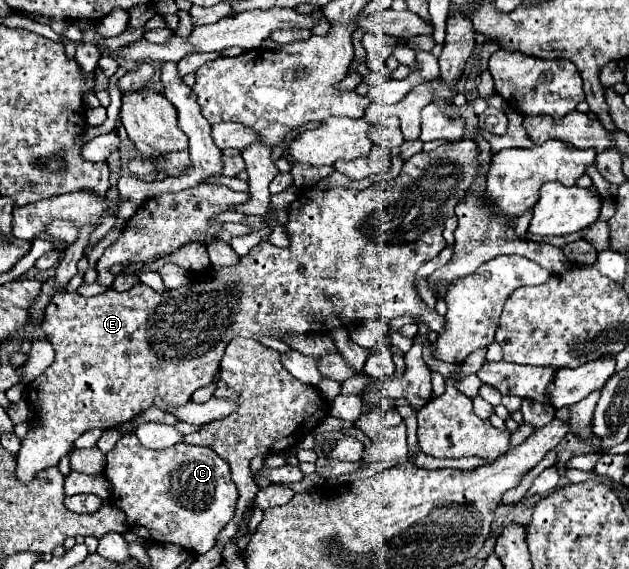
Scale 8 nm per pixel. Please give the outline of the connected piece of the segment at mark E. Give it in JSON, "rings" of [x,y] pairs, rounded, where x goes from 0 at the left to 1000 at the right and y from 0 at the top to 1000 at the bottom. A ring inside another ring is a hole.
{"rings":[[[688,264],[688,267],[669,267],[663,274],[657,274],[653,281],[647,281],[641,288],[641,302],[634,306],[634,313],[622,316],[622,320],[596,320],[580,334],[564,334],[564,330],[523,330],[523,334],[507,334],[504,327],[494,330],[482,330],[475,337],[475,348],[459,362],[459,383],[456,383],[456,418],[459,418],[459,432],[456,436],[440,436],[428,425],[418,425],[405,436],[396,439],[393,450],[380,453],[380,460],[374,467],[358,467],[358,471],[329,471],[316,482],[310,482],[310,489],[304,492],[300,503],[288,503],[281,510],[262,510],[262,513],[246,513],[231,499],[215,499],[208,510],[202,513],[186,513],[180,506],[173,506],[164,517],[145,520],[145,524],[132,524],[126,517],[113,517],[113,513],[94,513],[84,520],[81,534],[72,545],[72,562],[68,562],[68,583],[75,587],[75,598],[84,605],[87,612],[87,636],[59,664],[43,678],[43,703],[52,710],[56,724],[59,724],[59,738],[46,745],[46,759],[43,766],[33,773],[33,791],[27,798],[27,840],[33,847],[46,847],[52,844],[52,837],[59,830],[65,830],[68,822],[78,819],[91,819],[94,808],[116,787],[116,777],[138,756],[145,752],[157,752],[157,756],[173,756],[183,752],[196,742],[211,738],[215,731],[221,731],[227,721],[234,721],[237,714],[243,714],[246,699],[259,699],[269,710],[294,710],[304,703],[304,692],[323,678],[332,678],[348,650],[348,636],[355,629],[355,619],[361,612],[361,605],[367,601],[367,594],[374,591],[399,591],[402,598],[409,598],[412,591],[424,591],[424,594],[437,594],[447,598],[453,587],[494,587],[494,583],[526,583],[529,576],[552,576],[568,562],[606,562],[609,569],[618,569],[625,559],[634,555],[657,555],[660,569],[679,569],[679,576],[685,583],[701,583],[707,559],[698,555],[695,548],[688,548],[685,541],[679,541],[672,534],[672,527],[666,524],[663,510],[660,510],[660,482],[666,475],[669,464],[682,460],[685,453],[692,453],[707,432],[707,418],[701,415],[704,408],[704,390],[707,380],[720,380],[720,366],[727,359],[727,351],[739,348],[742,334],[749,330],[752,316],[755,316],[755,285],[749,285],[752,292],[714,292],[714,264]]]}

